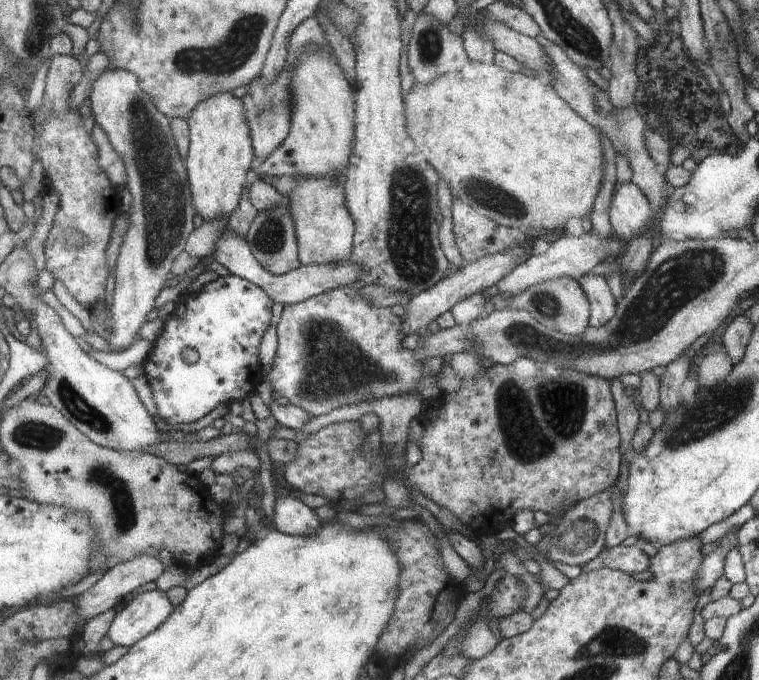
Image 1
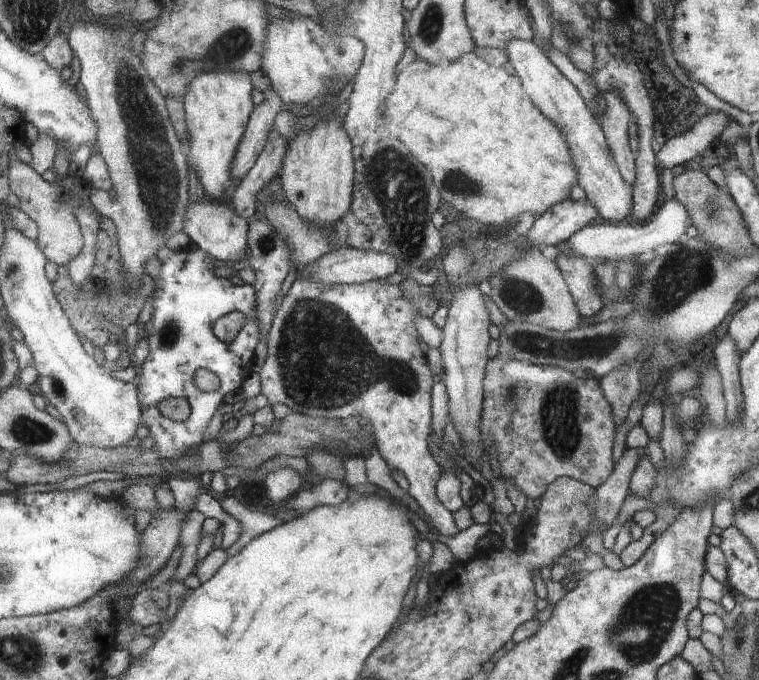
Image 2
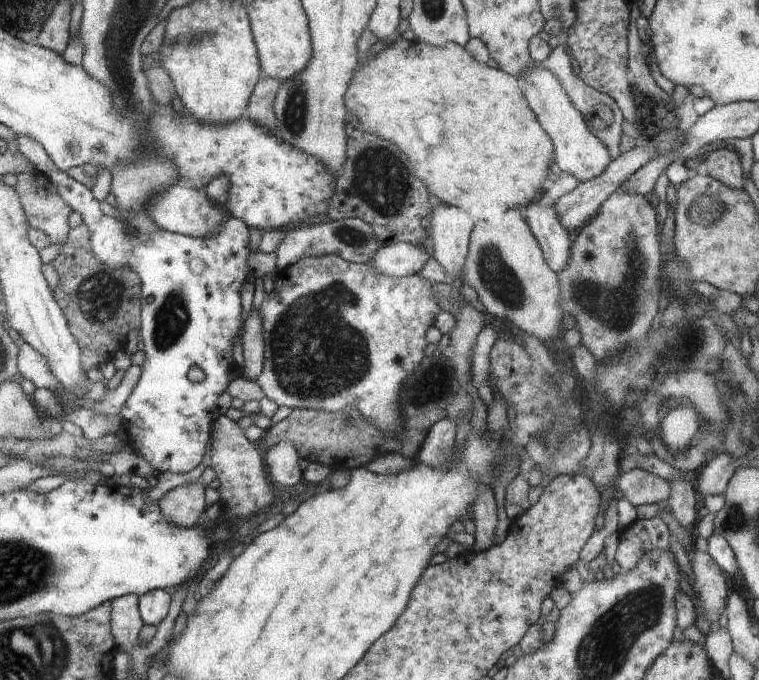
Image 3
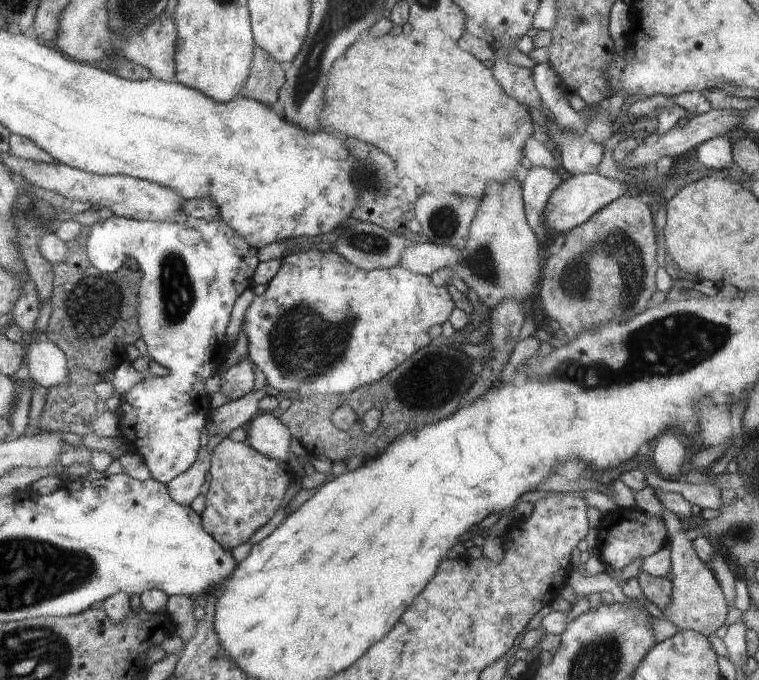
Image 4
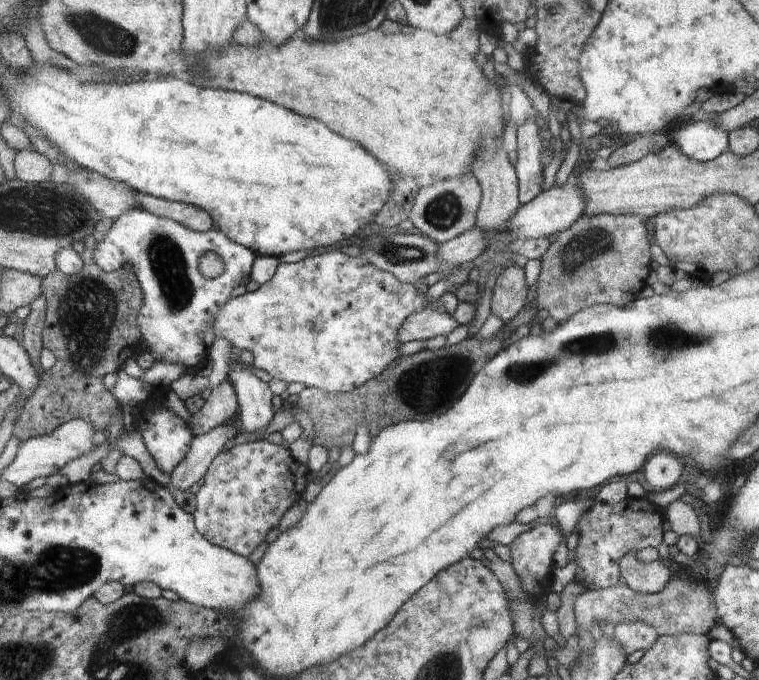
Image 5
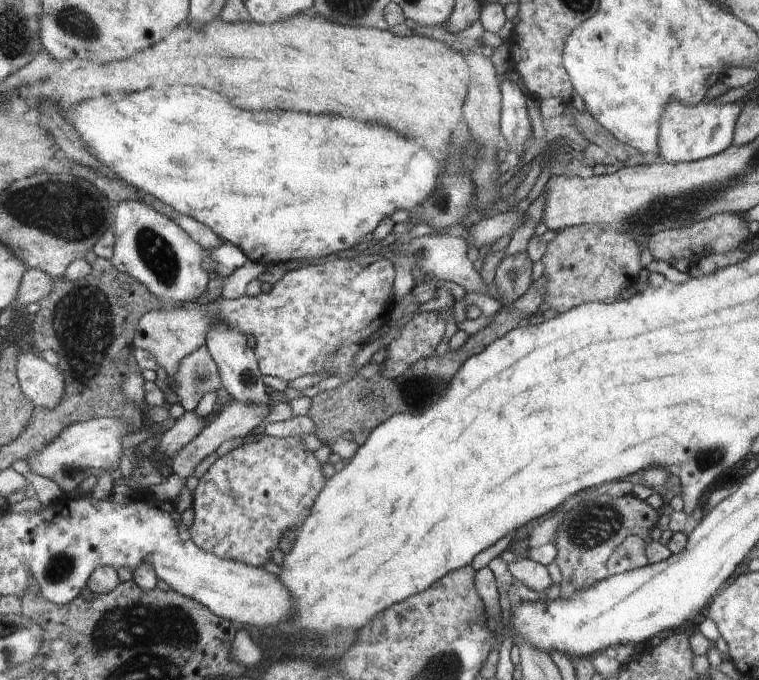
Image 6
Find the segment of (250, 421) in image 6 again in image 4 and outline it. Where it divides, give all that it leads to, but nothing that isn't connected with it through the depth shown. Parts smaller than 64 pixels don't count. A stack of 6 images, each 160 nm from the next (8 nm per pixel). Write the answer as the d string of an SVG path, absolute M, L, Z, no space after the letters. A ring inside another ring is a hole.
M206 448L200 452L200 458L191 470L176 478L169 490L172 498L182 506L191 506L198 496L202 496L202 488L208 482L208 472L211 472L213 454Z

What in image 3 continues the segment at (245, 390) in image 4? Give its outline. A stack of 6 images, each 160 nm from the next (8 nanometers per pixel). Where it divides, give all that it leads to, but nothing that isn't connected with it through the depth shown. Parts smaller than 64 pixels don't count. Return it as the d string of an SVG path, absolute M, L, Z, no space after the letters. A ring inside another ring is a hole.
M260 310L250 312L244 322L244 334L242 334L242 346L244 347L244 370L241 376L250 381L262 374L265 361L264 326Z

